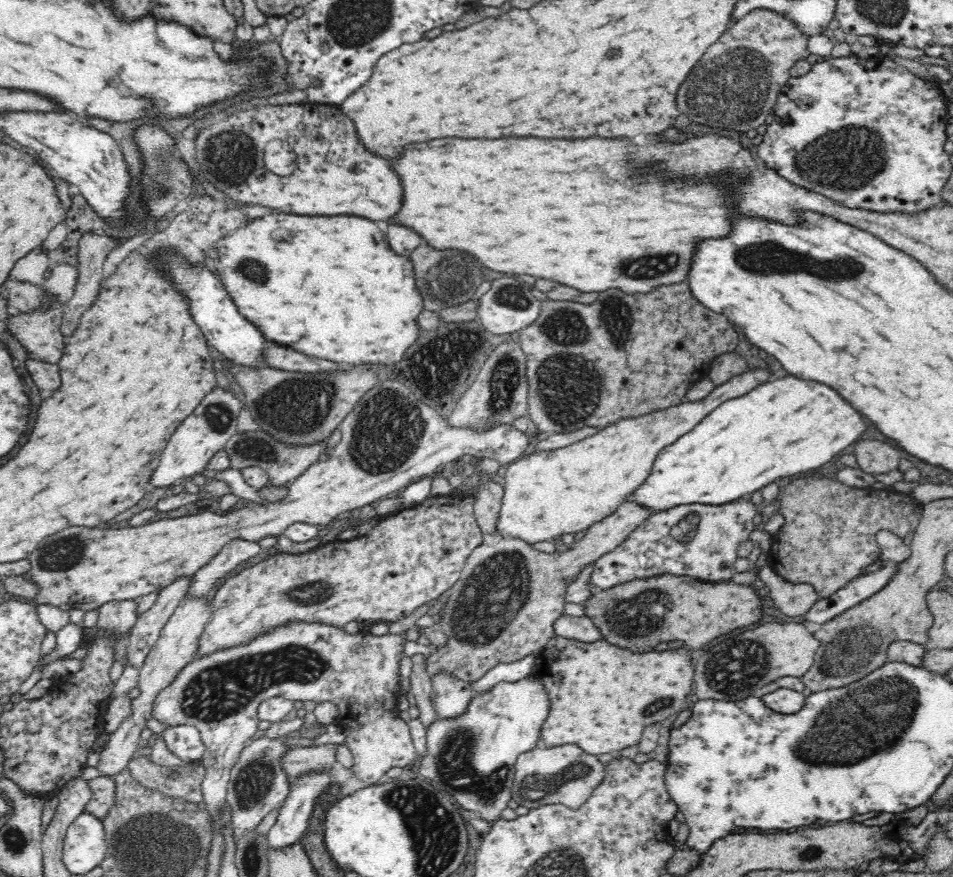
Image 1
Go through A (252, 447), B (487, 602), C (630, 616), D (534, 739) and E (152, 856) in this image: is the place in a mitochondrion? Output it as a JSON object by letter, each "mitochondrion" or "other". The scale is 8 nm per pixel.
{"A":"mitochondrion","B":"mitochondrion","C":"mitochondrion","D":"other","E":"mitochondrion"}

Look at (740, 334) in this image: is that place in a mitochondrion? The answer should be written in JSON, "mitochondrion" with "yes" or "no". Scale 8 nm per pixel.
{"mitochondrion":"no"}

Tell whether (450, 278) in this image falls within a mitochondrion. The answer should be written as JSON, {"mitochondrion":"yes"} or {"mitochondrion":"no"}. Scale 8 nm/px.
{"mitochondrion":"yes"}

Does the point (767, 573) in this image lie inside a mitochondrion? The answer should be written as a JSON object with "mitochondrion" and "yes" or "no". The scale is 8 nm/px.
{"mitochondrion":"no"}

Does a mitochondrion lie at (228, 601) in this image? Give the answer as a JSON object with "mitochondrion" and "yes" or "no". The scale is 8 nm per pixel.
{"mitochondrion":"yes"}

